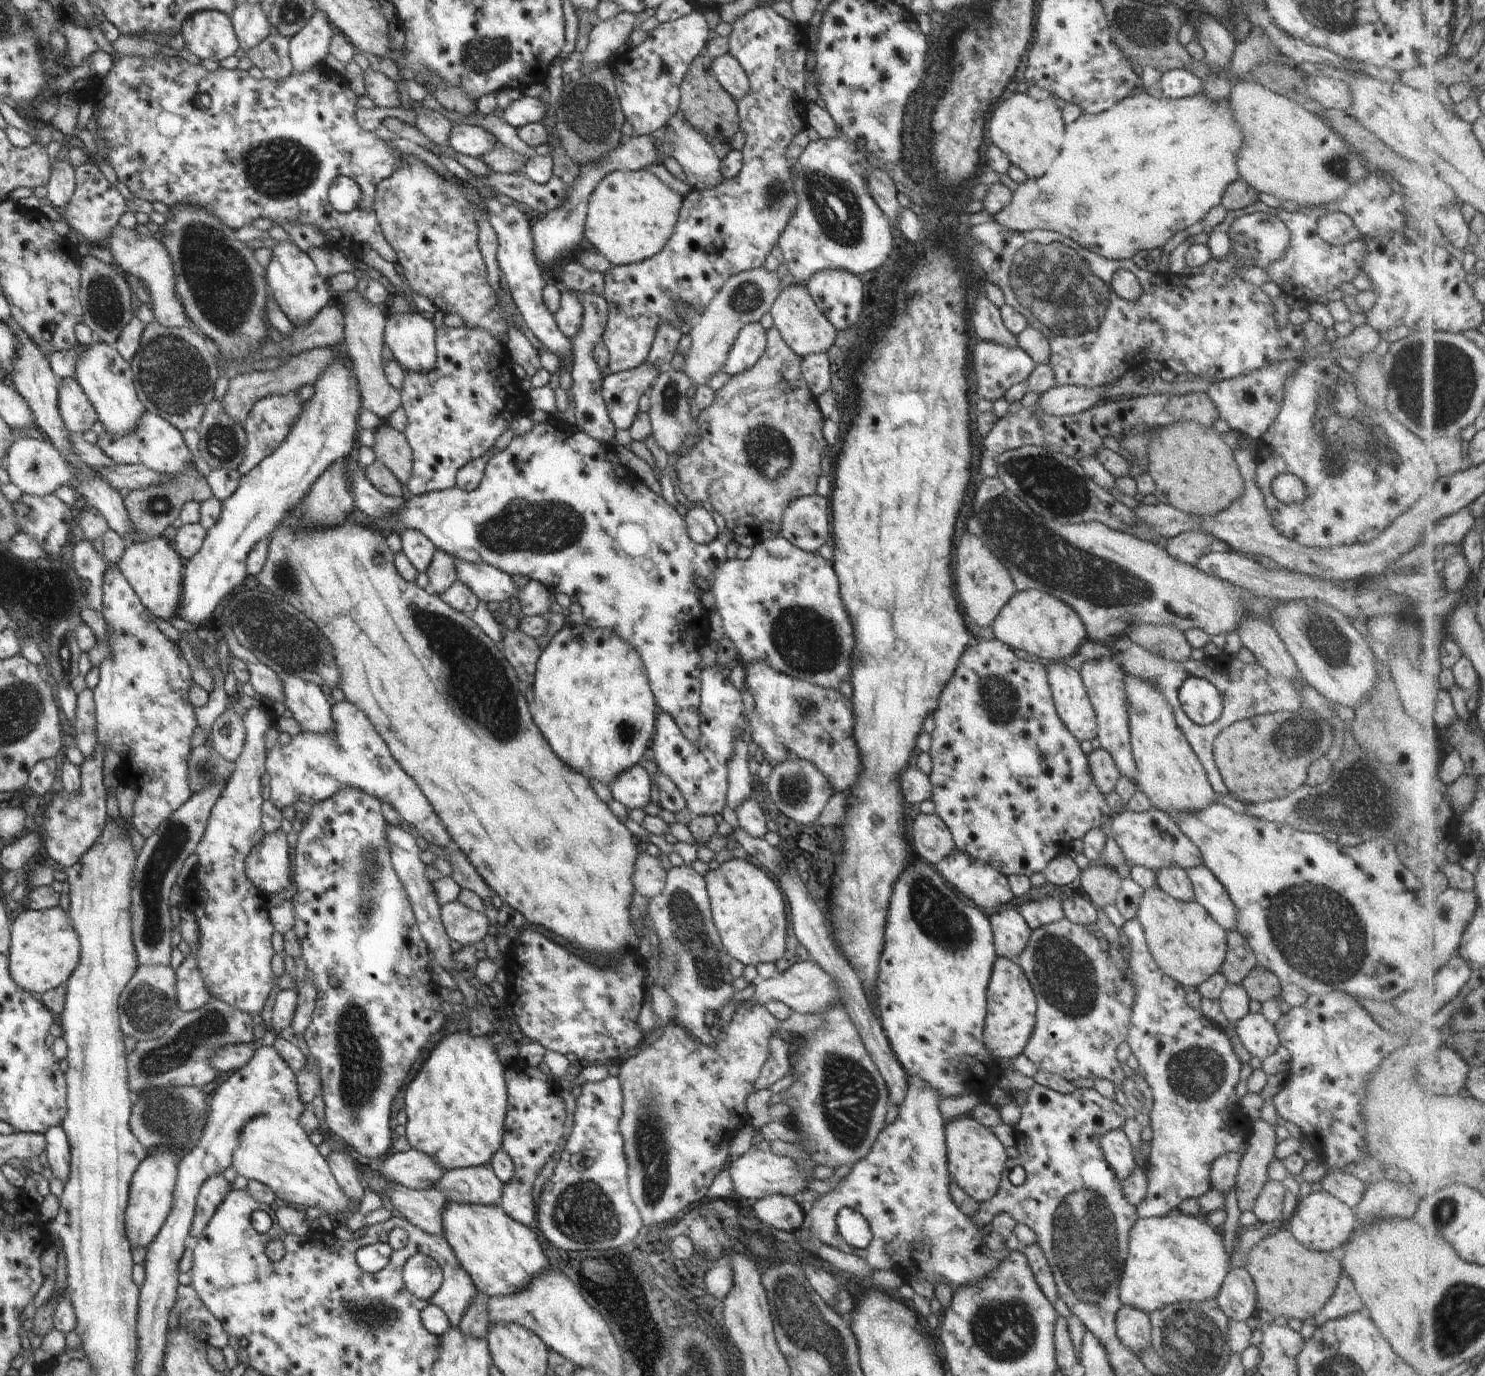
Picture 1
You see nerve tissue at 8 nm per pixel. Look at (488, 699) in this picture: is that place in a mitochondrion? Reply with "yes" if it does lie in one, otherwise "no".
yes

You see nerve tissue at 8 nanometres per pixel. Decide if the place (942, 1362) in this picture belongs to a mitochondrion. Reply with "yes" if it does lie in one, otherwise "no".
no

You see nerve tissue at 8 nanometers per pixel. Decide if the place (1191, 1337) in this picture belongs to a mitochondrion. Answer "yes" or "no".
yes

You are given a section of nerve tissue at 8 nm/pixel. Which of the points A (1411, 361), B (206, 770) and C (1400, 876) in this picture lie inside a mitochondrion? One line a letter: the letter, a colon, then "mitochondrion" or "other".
A: mitochondrion
B: mitochondrion
C: other

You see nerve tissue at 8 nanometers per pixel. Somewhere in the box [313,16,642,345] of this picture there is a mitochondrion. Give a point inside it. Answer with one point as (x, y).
(588, 112)

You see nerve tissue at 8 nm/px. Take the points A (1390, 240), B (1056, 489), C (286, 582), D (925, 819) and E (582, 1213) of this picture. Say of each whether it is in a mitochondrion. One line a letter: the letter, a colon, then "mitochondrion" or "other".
A: other
B: mitochondrion
C: mitochondrion
D: other
E: mitochondrion

